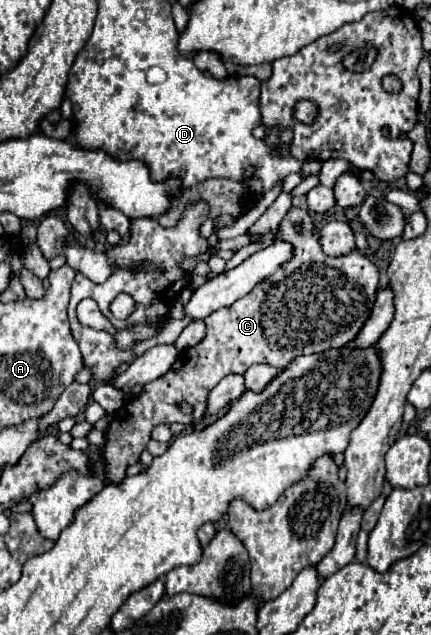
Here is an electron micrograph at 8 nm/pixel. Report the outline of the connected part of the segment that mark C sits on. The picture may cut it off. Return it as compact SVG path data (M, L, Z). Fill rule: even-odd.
M291 208L283 218L277 240L293 244L293 258L283 264L271 278L257 284L247 296L233 302L229 308L219 308L213 316L205 318L207 336L197 346L183 350L171 370L145 384L139 398L125 404L109 424L105 462L107 480L121 482L125 470L137 464L139 454L151 440L151 430L157 424L197 424L205 416L205 404L209 392L227 374L243 374L251 364L269 364L273 368L285 368L295 356L315 354L329 348L341 348L355 340L363 328L369 312L375 304L379 270L359 250L345 256L325 256L319 240L311 234L313 218L307 210ZM315 280L321 280L323 288L315 288ZM187 400L195 412L191 416L179 410L179 402Z

